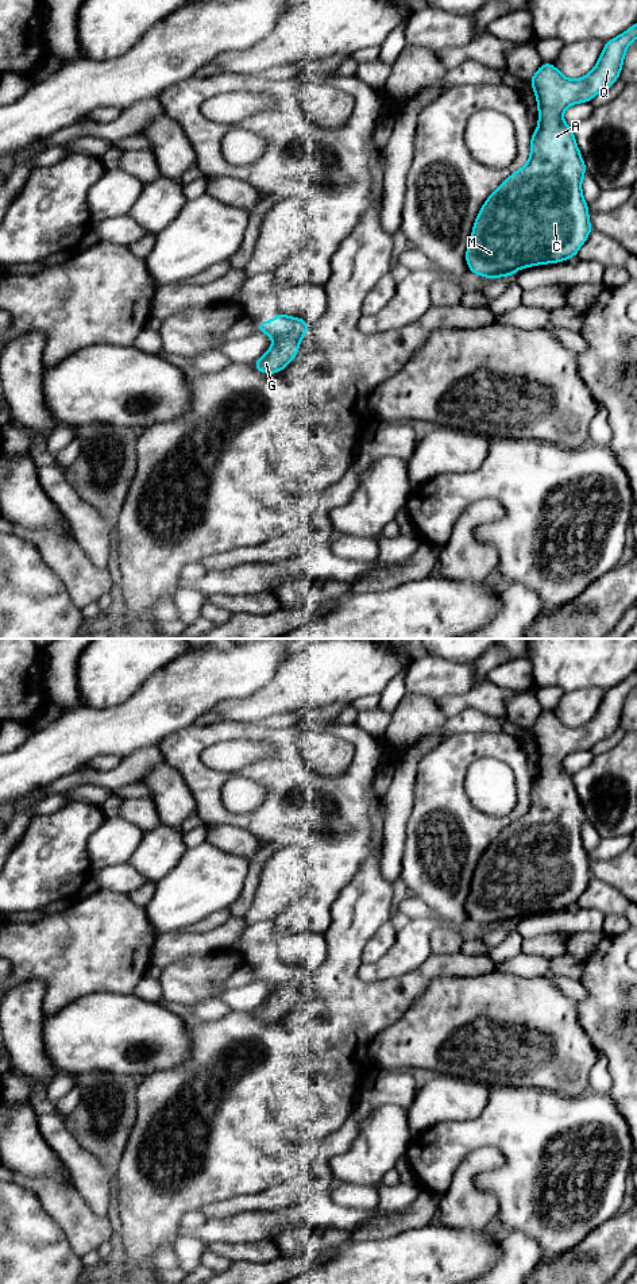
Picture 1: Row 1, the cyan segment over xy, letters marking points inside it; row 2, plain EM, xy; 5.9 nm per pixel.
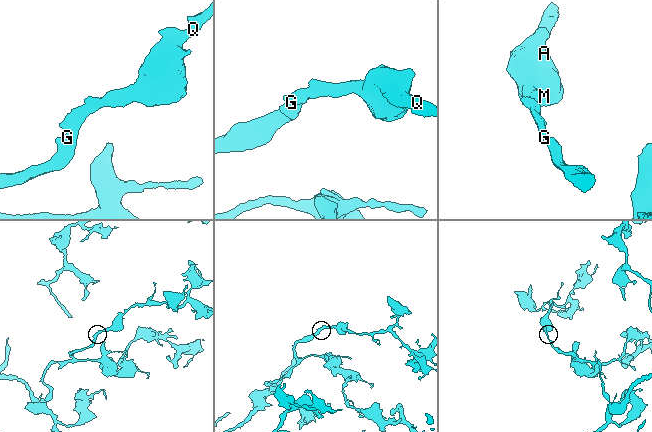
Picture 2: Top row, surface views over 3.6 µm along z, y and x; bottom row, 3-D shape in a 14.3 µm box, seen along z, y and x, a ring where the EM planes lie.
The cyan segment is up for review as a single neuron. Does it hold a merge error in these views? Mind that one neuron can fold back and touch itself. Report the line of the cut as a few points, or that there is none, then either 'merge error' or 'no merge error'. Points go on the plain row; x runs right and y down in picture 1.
no cut | no merge error

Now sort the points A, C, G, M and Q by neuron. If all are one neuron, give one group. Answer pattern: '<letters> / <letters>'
A C G M Q

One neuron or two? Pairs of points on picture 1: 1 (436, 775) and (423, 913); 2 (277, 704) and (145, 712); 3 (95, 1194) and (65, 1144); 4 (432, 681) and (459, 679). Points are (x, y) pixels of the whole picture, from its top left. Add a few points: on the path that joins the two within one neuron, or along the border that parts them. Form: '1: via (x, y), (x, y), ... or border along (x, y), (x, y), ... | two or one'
1: border along (410, 893), (417, 895), (433, 913), (433, 920) | two
2: border along (243, 697), (224, 698), (211, 709) | two
3: via (92, 1182), (87, 1171), (73, 1156) | one
4: via (439, 679), (452, 679) | one

